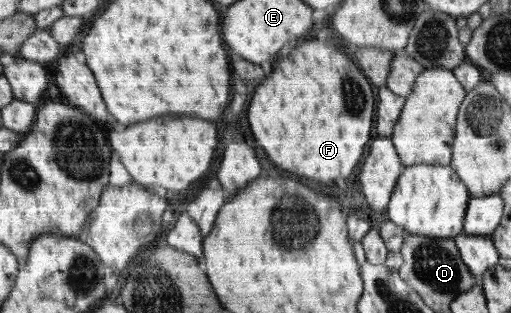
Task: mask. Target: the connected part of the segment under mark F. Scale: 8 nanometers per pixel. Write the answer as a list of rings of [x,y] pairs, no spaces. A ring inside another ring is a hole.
[[[313,38],[291,50],[289,56],[283,56],[269,82],[265,82],[263,88],[257,88],[249,106],[249,120],[259,146],[267,148],[265,152],[269,160],[281,164],[279,168],[321,184],[333,184],[339,178],[349,178],[356,172],[357,164],[364,162],[365,148],[374,136],[375,94],[370,80],[359,72],[359,68],[355,70],[353,62],[343,54],[343,50]]]

